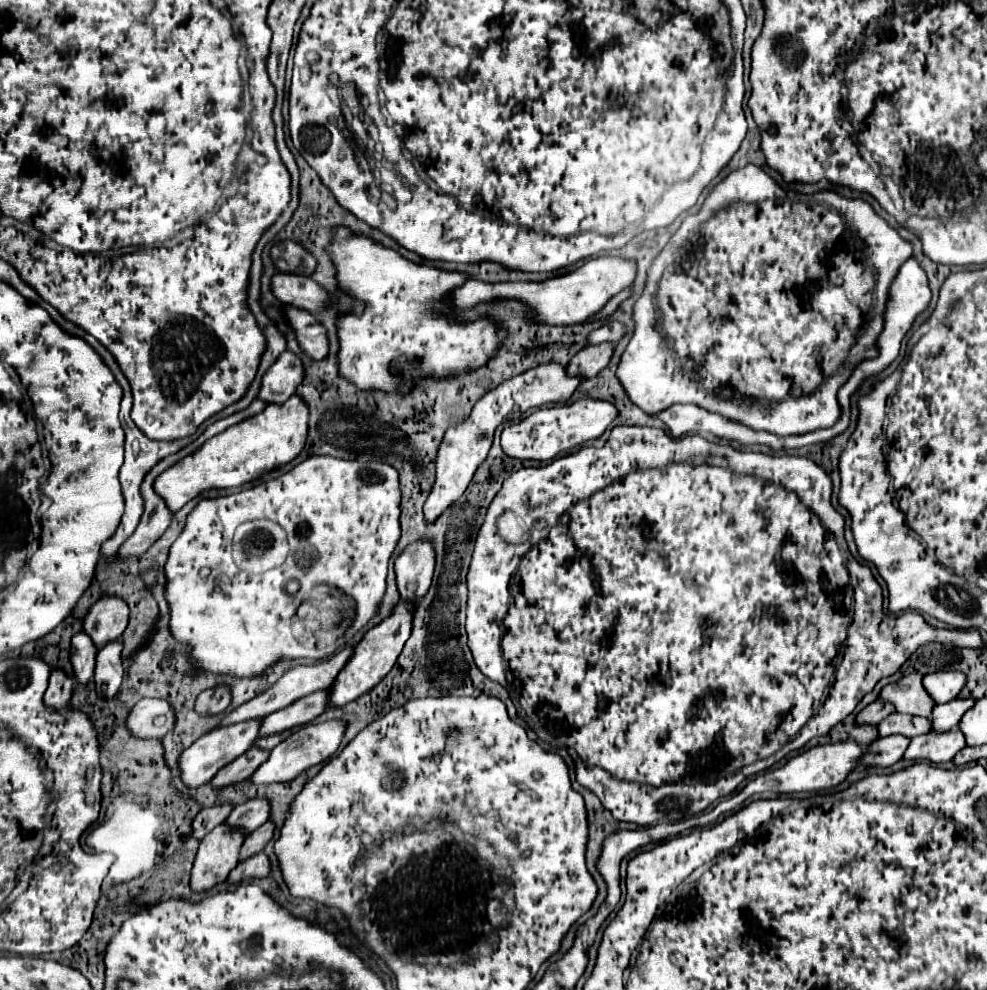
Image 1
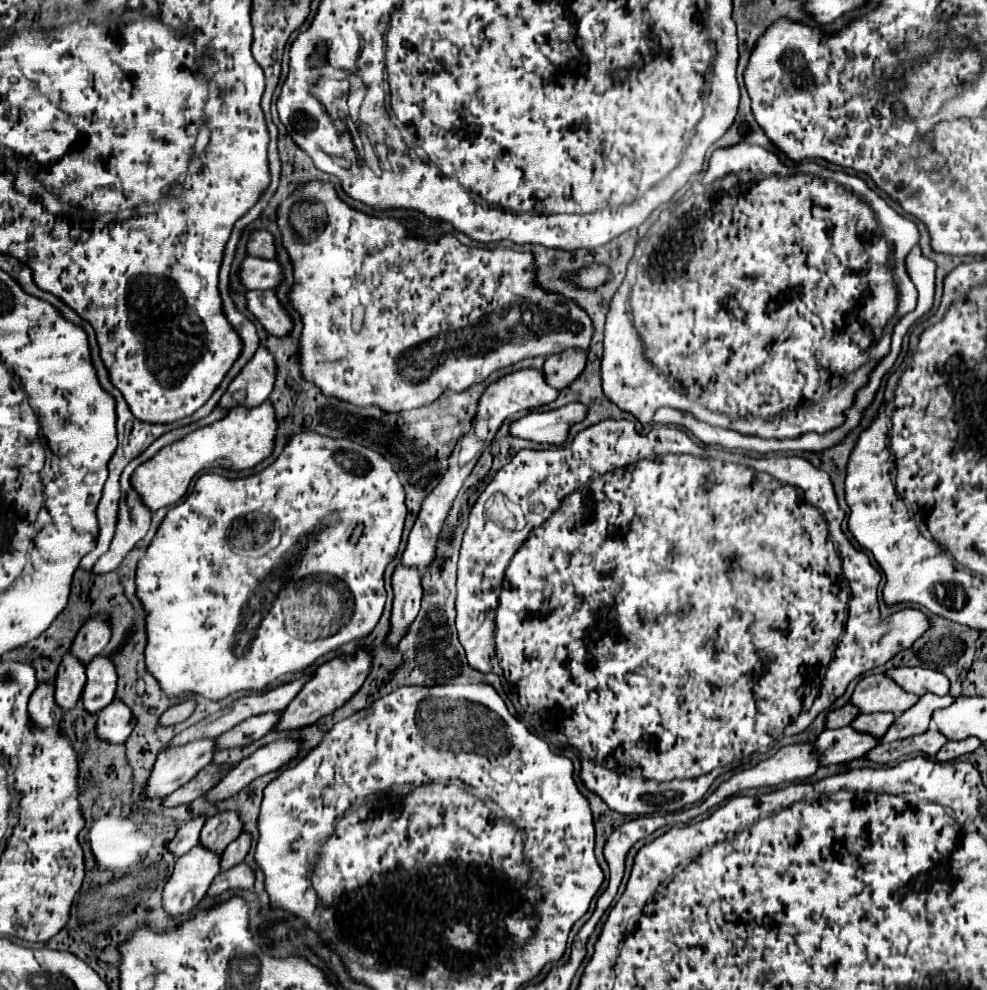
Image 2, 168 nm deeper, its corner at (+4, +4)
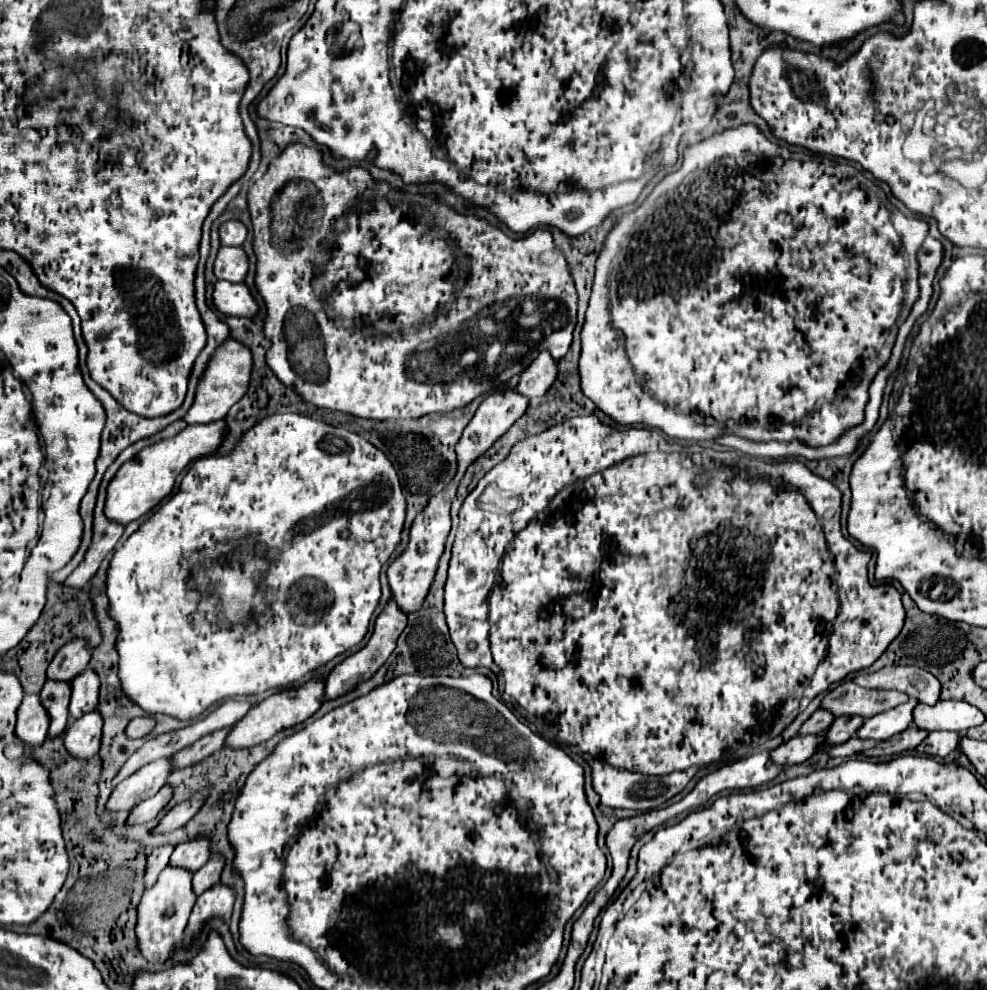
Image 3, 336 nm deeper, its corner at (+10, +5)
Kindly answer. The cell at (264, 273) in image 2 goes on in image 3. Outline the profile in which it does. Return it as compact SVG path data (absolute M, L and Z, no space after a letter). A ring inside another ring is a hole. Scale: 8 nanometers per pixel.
M222 246L214 262L214 274L220 280L244 282L248 274L248 254L244 252L244 248Z

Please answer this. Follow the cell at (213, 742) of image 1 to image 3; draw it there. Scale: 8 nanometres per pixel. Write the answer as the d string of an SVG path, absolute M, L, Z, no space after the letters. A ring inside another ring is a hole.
M160 758L160 760L154 760L146 766L142 766L138 772L134 772L130 778L122 780L114 788L106 808L110 812L132 810L142 800L154 796L166 784L166 778L174 770L176 768L174 768L174 762L170 758Z

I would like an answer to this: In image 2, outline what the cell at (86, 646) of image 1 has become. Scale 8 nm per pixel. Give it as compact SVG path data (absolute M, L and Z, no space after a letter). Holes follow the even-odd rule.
M66 655L64 661L58 667L58 675L56 675L56 703L60 705L62 711L74 709L74 705L80 699L80 693L84 689L86 683L86 673L84 673L84 665L80 661L76 661L76 657Z

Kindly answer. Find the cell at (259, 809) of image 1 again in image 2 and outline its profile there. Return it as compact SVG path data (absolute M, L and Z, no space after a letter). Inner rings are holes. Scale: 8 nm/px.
M224 811L216 813L214 817L206 819L202 833L200 833L200 845L208 847L216 855L222 855L224 849L242 833L242 821L238 819L238 813Z

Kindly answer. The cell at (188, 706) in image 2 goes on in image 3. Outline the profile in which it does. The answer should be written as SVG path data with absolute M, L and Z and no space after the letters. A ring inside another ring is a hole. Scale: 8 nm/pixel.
M152 716L134 718L132 724L126 728L126 736L128 738L144 738L154 730L154 726L156 726L156 720Z

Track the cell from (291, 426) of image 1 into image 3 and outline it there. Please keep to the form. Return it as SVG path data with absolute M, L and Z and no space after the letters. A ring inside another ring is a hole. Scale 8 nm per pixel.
M220 420L214 424L186 426L182 430L182 434L178 434L174 438L166 438L152 446L146 446L132 460L124 462L108 486L108 498L106 498L106 508L104 508L106 516L112 518L114 522L128 524L132 520L138 520L142 514L150 512L154 506L160 504L162 498L172 494L176 478L182 474L182 470L192 460L210 456L222 446L222 442L228 434L226 426L228 426L226 420Z

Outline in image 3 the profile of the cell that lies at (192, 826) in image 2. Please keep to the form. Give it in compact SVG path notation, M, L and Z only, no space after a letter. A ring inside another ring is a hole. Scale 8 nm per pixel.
M160 844L160 846L156 846L156 848L152 850L152 854L148 856L146 888L150 888L150 886L156 882L158 874L168 866L168 860L170 860L172 852L174 852L174 846L172 846L172 844Z

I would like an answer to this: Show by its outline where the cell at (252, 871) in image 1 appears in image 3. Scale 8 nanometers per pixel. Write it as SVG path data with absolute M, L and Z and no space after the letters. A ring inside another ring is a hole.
M216 884L212 888L208 888L196 900L196 906L190 914L190 922L186 928L186 936L200 932L202 924L214 916L228 920L232 906L234 906L234 900L236 900L236 892L234 892L234 888L230 888L226 884Z

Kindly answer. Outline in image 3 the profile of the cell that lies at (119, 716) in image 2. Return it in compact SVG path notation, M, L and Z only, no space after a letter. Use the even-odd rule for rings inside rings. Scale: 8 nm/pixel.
M92 710L86 716L74 720L64 736L66 750L74 752L74 756L84 756L84 758L98 754L102 740L102 726L104 726L104 716L98 710Z

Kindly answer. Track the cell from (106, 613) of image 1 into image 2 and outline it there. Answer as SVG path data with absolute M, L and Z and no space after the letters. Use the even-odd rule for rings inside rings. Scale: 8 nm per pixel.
M92 617L78 631L78 635L76 635L76 639L74 639L72 647L70 647L70 653L78 661L82 661L84 665L88 665L108 645L110 635L112 635L112 631L108 627L108 621L104 617Z

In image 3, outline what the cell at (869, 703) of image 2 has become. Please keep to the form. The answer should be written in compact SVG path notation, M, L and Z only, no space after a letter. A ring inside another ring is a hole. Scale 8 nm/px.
M852 680L840 682L832 692L828 692L822 700L822 708L830 710L834 716L862 716L872 718L880 712L896 708L908 700L906 694L898 690L874 690L862 688Z

